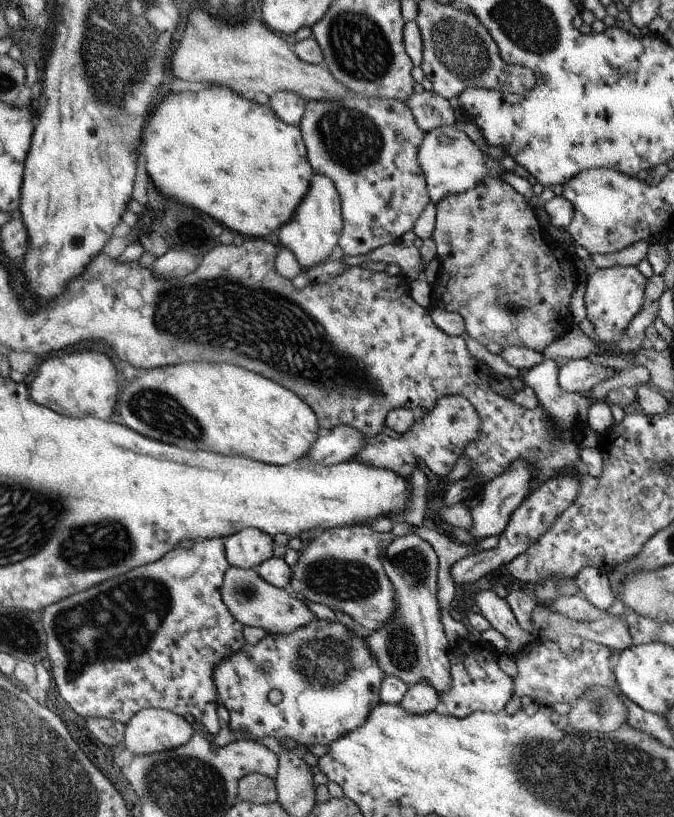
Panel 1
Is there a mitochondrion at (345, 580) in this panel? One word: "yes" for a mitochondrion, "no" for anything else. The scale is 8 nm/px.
yes

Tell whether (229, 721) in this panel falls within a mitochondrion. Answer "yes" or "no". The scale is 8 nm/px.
no

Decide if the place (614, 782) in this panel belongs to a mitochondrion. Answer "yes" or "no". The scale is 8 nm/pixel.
yes

